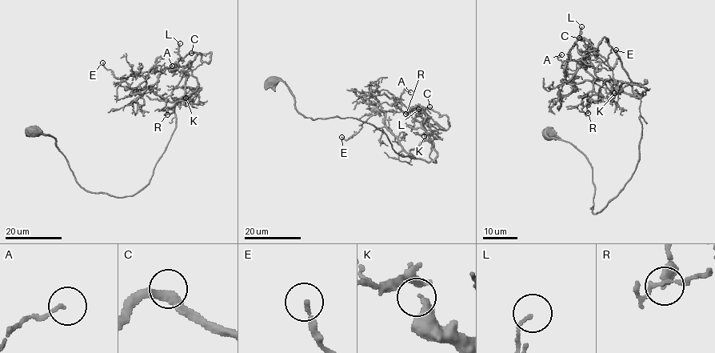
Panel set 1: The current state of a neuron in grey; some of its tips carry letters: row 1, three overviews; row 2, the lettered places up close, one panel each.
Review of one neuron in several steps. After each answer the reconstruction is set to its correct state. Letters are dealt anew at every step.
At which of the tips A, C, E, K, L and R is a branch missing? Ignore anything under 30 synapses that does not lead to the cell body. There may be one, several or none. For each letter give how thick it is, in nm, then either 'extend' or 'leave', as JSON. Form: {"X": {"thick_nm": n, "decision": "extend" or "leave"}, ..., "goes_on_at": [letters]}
{"A": {"thick_nm": 90, "decision": "leave"}, "C": {"thick_nm": 280, "decision": "leave"}, "E": {"thick_nm": 170, "decision": "leave"}, "K": {"thick_nm": 190, "decision": "leave"}, "L": {"thick_nm": 120, "decision": "leave"}, "R": {"thick_nm": 200, "decision": "leave"}, "goes_on_at": []}

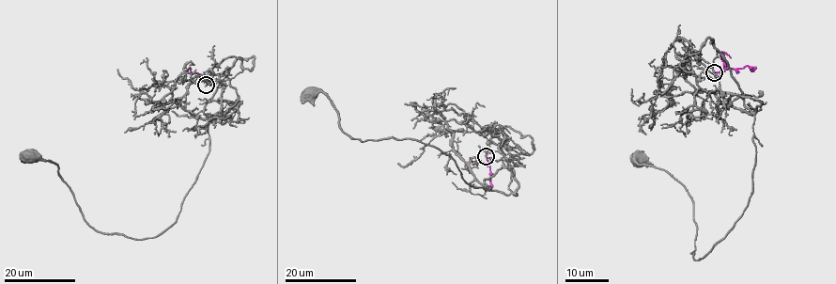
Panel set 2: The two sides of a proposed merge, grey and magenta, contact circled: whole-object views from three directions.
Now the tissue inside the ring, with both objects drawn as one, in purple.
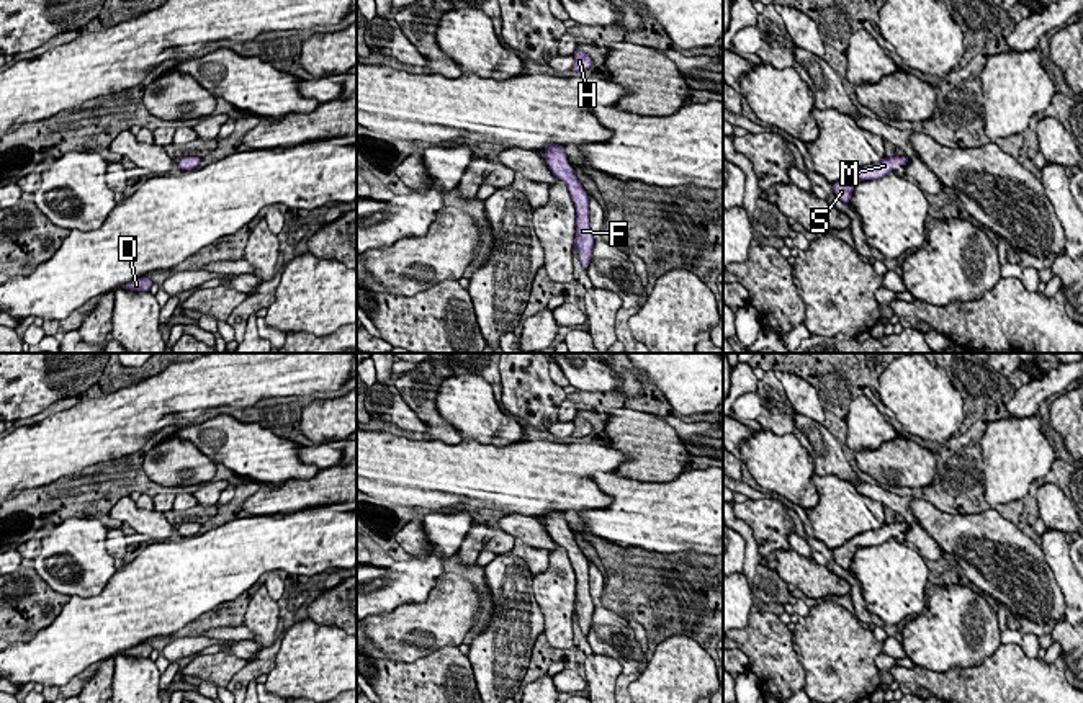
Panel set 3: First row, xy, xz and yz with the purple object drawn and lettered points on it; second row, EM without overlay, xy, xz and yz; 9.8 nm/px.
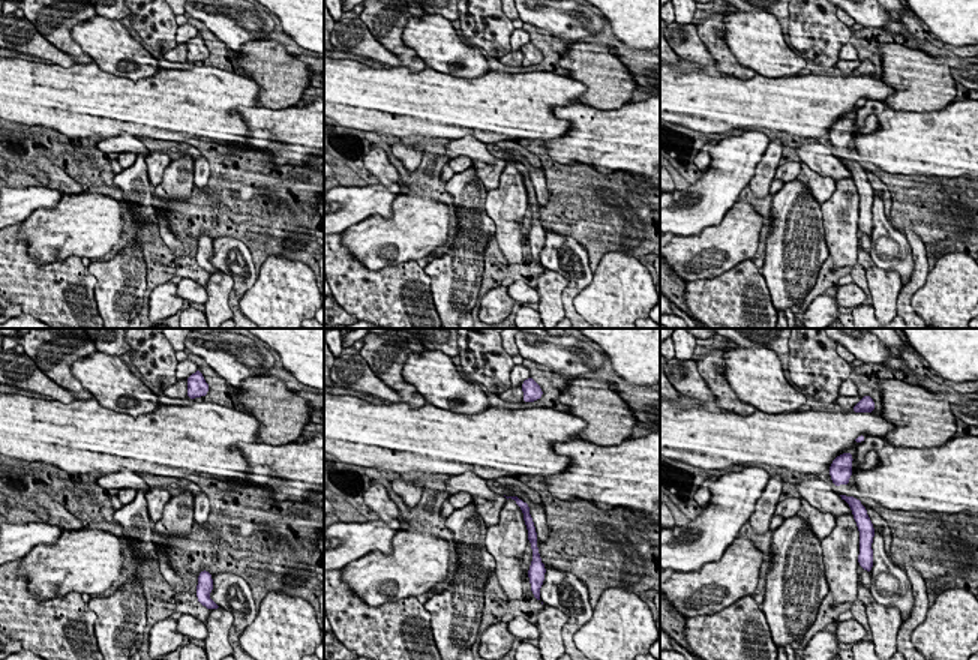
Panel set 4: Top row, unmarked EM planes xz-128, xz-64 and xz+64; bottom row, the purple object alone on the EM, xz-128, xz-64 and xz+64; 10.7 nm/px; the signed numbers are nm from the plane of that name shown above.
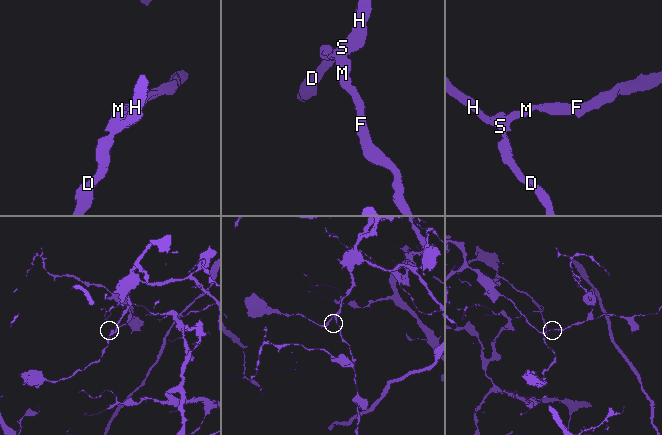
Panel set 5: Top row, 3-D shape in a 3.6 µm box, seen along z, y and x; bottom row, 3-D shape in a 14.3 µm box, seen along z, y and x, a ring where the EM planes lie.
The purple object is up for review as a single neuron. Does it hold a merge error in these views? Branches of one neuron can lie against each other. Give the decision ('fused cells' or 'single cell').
single cell

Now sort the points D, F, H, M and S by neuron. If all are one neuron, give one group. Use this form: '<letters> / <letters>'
D F H M S

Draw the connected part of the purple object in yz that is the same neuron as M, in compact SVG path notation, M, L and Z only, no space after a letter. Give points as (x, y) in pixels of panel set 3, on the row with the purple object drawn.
M895 155L890 159L883 157L879 163L872 163L872 165L857 168L852 173L846 175L843 180L831 183L833 190L843 203L849 204L854 186L859 181L882 178L882 177L888 175L892 170L895 170L897 163L905 167L908 163L908 160L910 160L910 157L906 157L906 155L903 155L903 157Z

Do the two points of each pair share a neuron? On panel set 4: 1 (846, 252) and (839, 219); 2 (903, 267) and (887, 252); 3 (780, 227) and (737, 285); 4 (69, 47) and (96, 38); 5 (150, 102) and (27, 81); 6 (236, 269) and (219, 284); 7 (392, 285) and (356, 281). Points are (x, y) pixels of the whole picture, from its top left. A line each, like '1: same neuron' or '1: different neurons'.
1: same neuron
2: same neuron
3: different neurons
4: different neurons
5: same neuron
6: different neurons
7: same neuron

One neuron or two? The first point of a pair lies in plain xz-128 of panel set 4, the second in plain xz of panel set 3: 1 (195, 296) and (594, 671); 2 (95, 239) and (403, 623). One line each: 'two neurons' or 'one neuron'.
1: two neurons
2: one neuron

